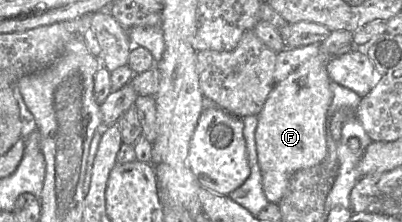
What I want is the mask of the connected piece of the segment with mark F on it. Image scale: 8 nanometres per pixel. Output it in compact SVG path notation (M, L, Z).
M333 31L320 44L319 52L296 68L286 79L275 84L269 93L261 112L255 132L258 164L262 175L262 187L268 202L279 203L286 193L293 173L320 163L328 154L326 143L327 111L332 100L331 79L327 63L342 46L352 44L353 32Z

